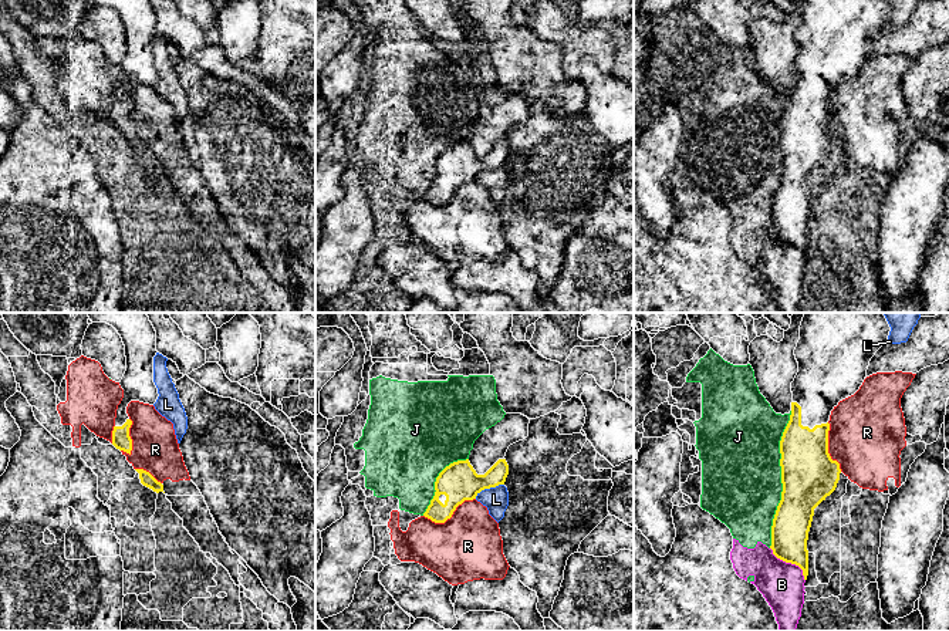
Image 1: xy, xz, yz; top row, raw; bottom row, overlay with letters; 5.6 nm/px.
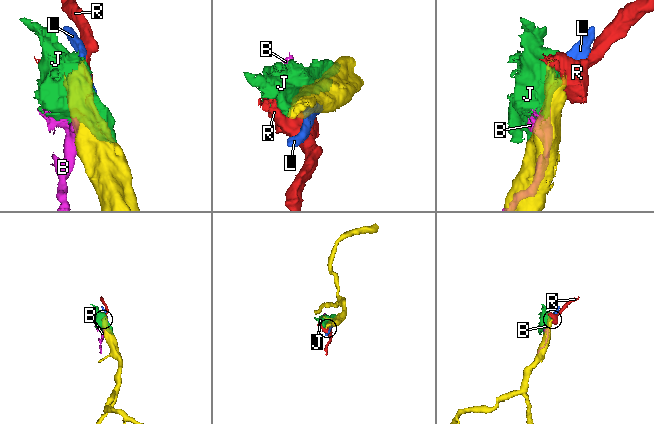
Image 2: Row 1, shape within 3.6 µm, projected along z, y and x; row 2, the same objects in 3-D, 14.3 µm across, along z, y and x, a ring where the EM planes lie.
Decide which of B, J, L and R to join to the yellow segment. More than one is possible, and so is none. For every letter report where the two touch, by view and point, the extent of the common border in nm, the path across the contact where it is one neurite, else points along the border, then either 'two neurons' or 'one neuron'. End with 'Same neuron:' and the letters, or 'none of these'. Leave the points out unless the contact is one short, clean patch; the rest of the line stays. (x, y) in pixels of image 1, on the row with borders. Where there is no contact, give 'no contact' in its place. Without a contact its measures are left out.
B: meets yellow in yz at (790, 562); contact 280 nm long; two neurons
J: meets yellow in yz at (782, 479); contact 800 nm long; two neurons
L: meets yellow in xz at (489, 488); contact 190 nm long; border along xz (503, 483), (495, 488), (485, 488), (475, 498); two neurons
R: meets yellow in xz at (451, 516); contact 320 nm long; two neurons
Same neuron: none of these

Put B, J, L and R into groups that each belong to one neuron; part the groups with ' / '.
B J / L / R

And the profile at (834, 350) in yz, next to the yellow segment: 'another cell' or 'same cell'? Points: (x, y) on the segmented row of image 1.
same cell

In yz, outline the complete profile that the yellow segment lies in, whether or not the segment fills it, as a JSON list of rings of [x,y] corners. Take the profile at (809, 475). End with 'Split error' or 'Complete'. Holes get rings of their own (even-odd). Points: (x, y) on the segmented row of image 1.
[[[806,313],[794,350],[798,372],[791,382],[790,421],[780,441],[781,500],[771,526],[773,554],[798,566],[808,576],[807,540],[814,509],[840,480],[840,463],[828,453],[831,411],[862,385],[871,358],[888,341],[891,327],[884,313]]]. Split error

